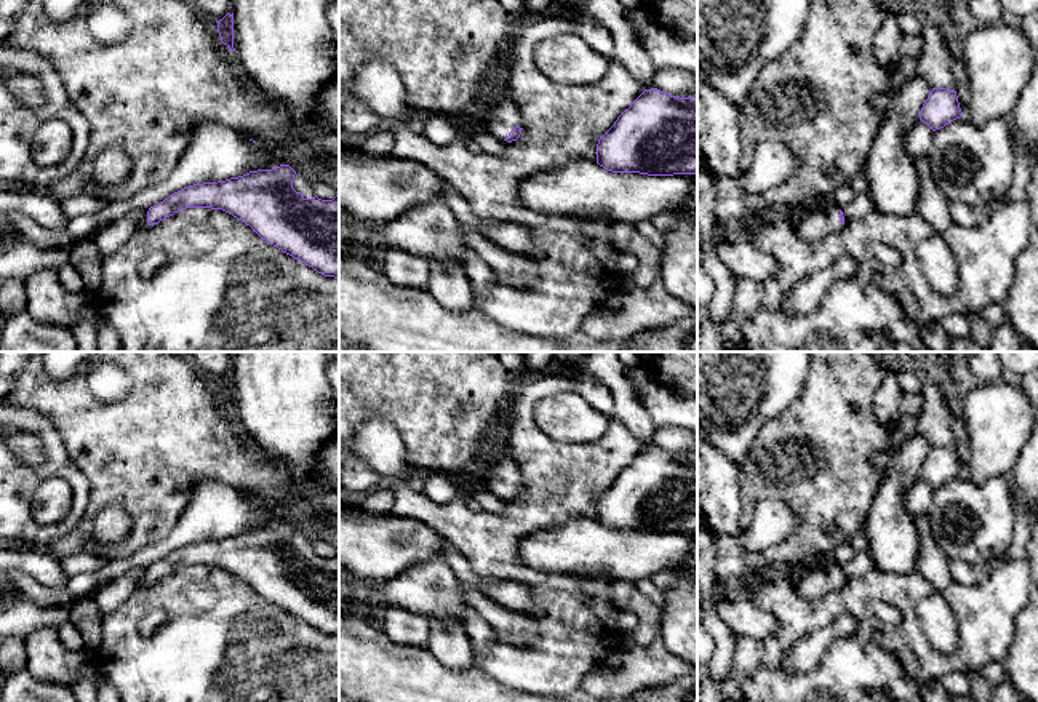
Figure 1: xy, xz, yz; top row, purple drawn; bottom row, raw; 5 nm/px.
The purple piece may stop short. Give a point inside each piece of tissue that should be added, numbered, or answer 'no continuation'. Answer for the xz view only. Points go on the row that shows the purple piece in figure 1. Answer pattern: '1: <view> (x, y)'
1: xz (499, 119)

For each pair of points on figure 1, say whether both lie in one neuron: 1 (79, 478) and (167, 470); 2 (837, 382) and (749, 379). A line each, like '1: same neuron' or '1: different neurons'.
1: different neurons
2: different neurons

